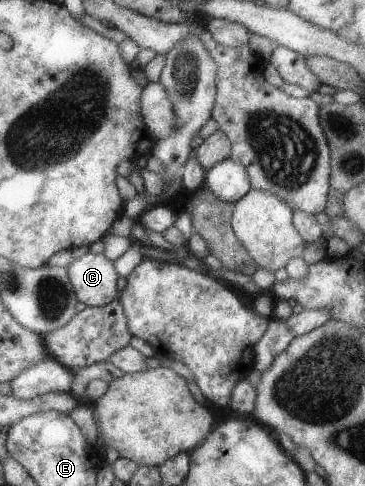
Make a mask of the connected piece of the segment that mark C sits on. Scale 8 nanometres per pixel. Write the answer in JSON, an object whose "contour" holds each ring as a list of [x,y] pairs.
{"contour":[[[87,252],[64,266],[68,282],[78,302],[87,307],[102,307],[117,297],[116,274],[112,261],[103,254]]]}

